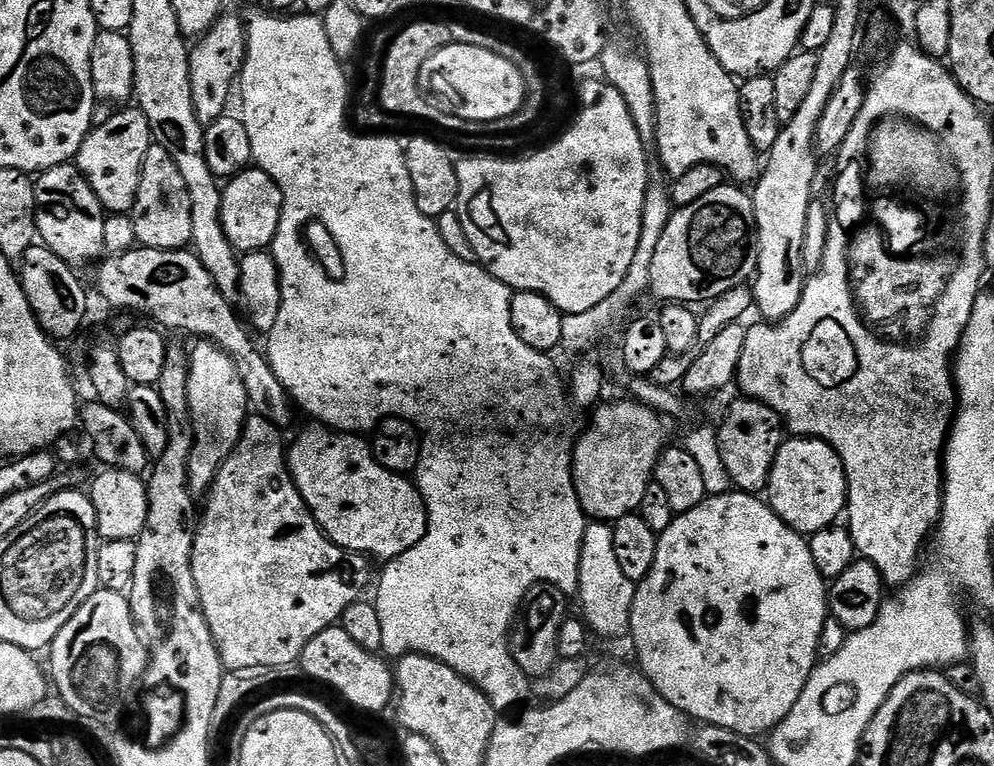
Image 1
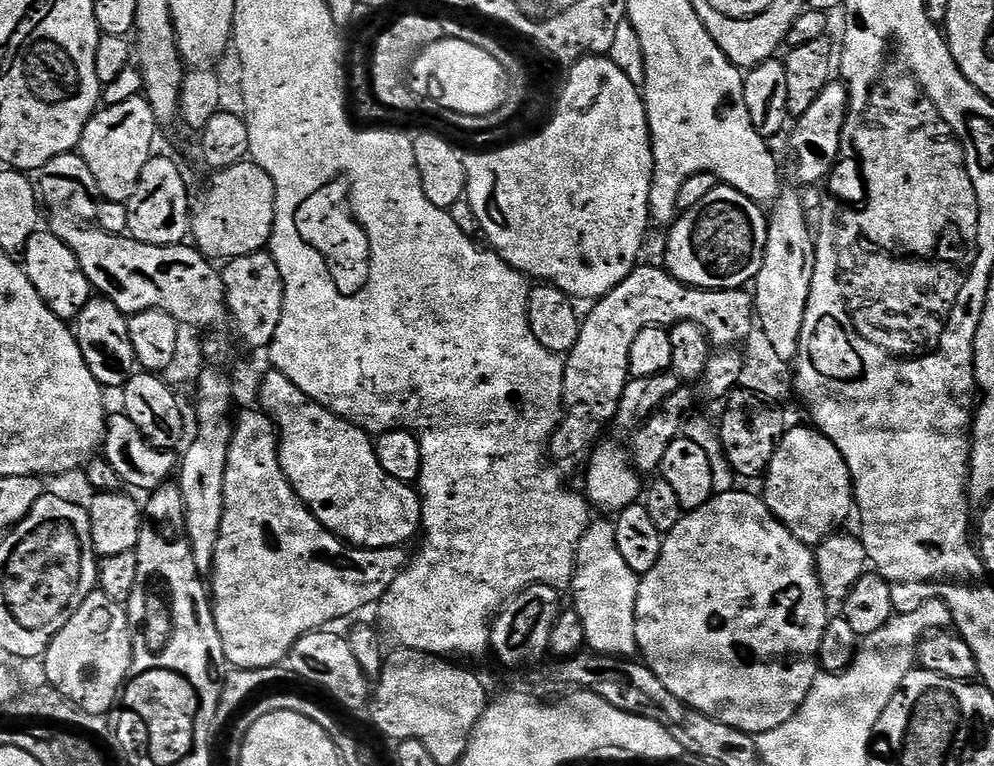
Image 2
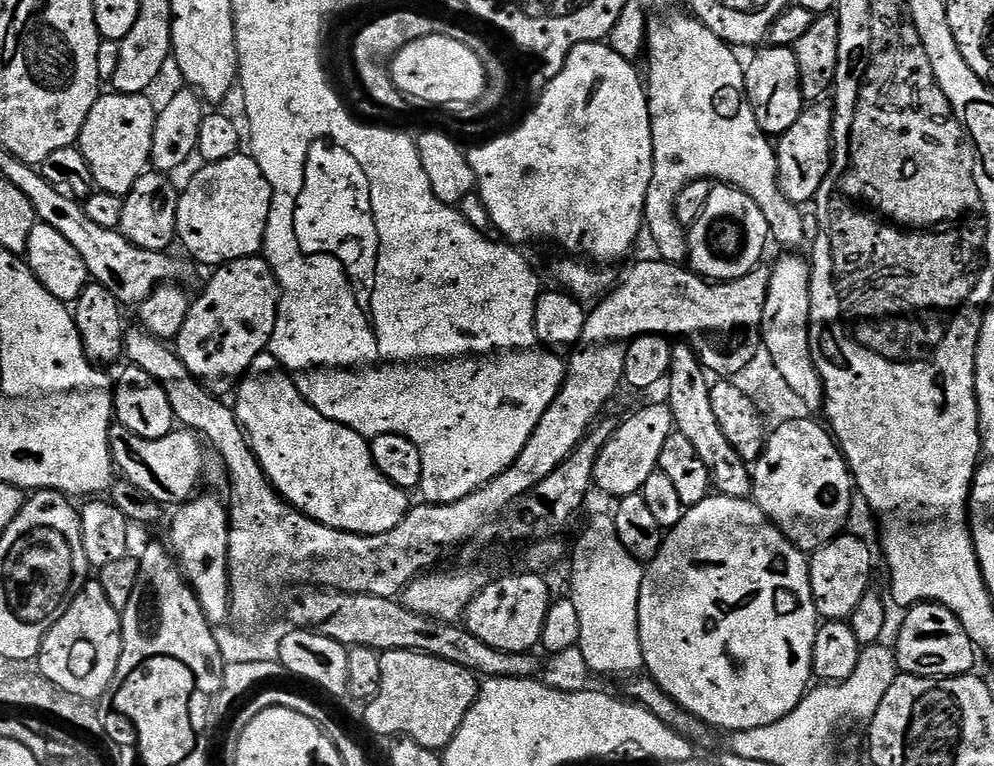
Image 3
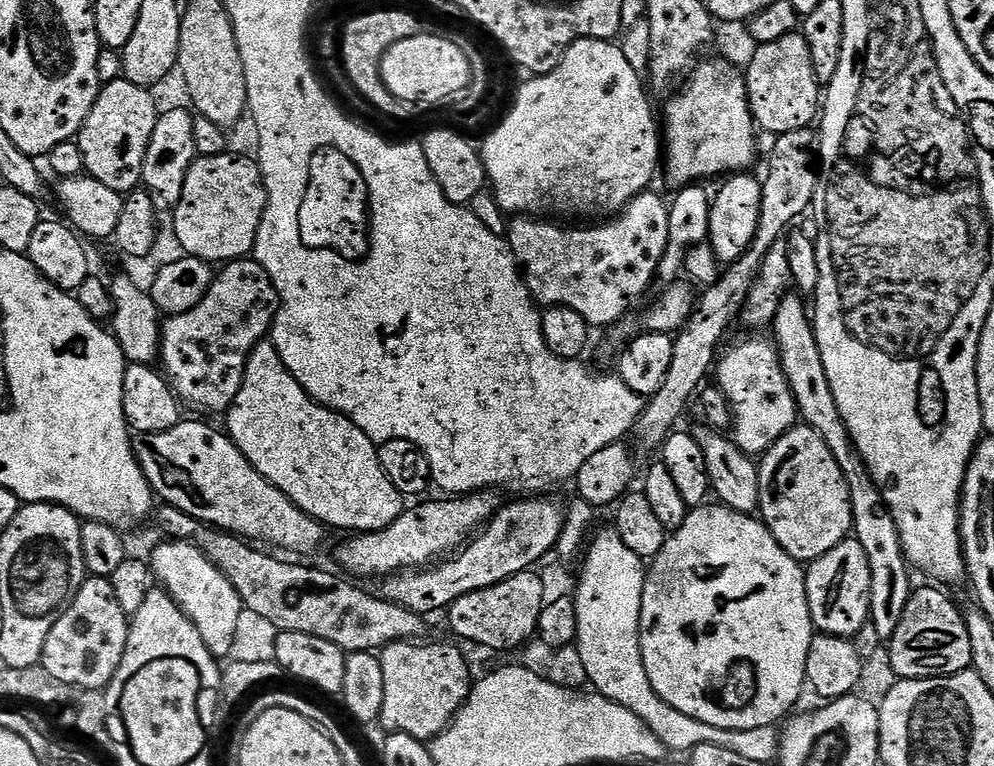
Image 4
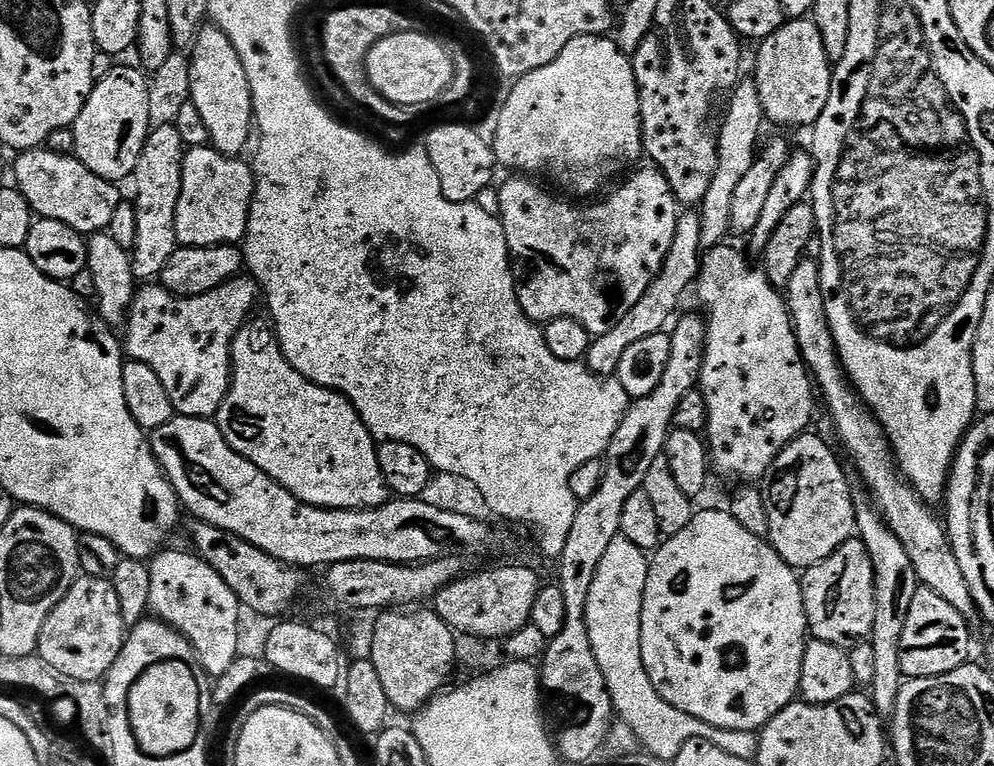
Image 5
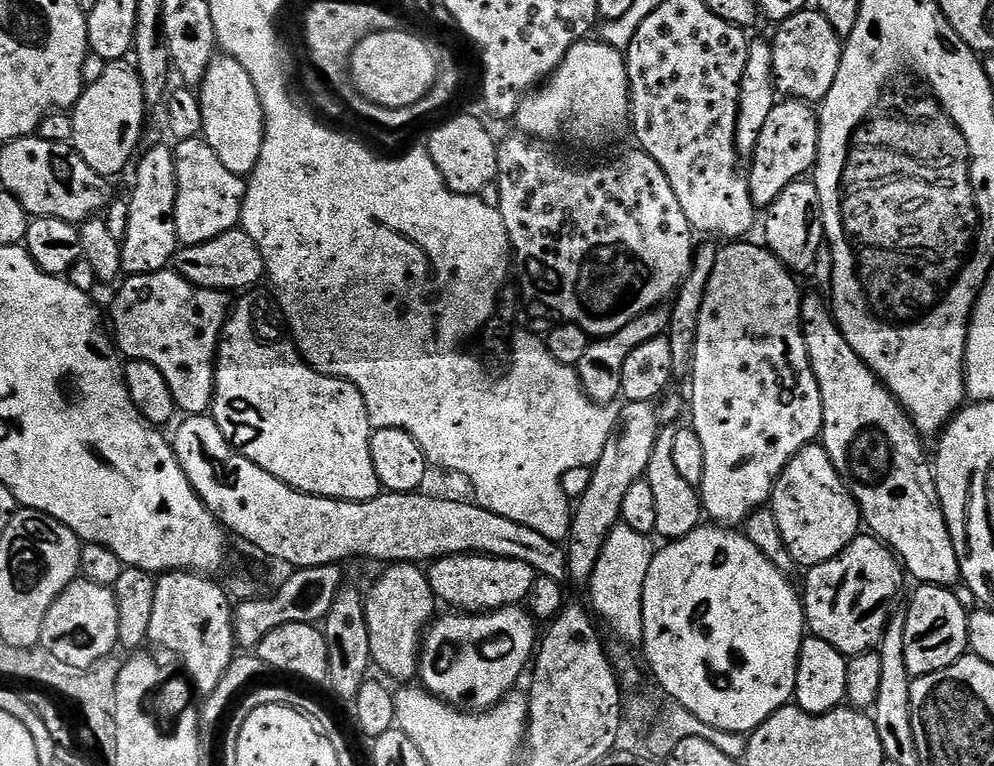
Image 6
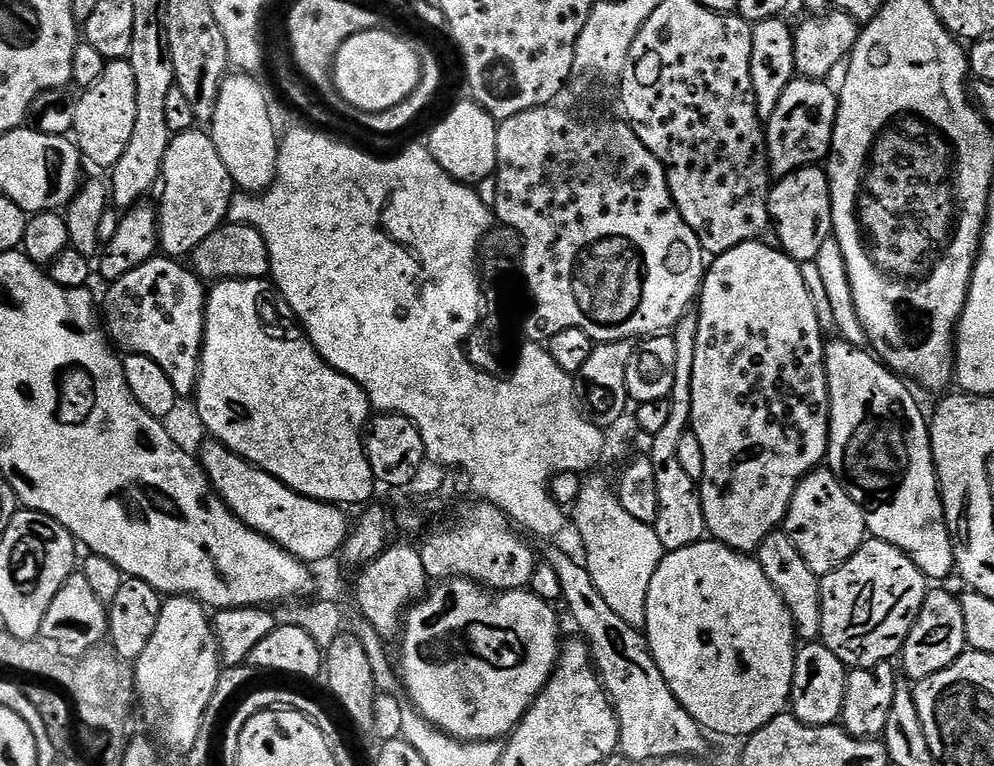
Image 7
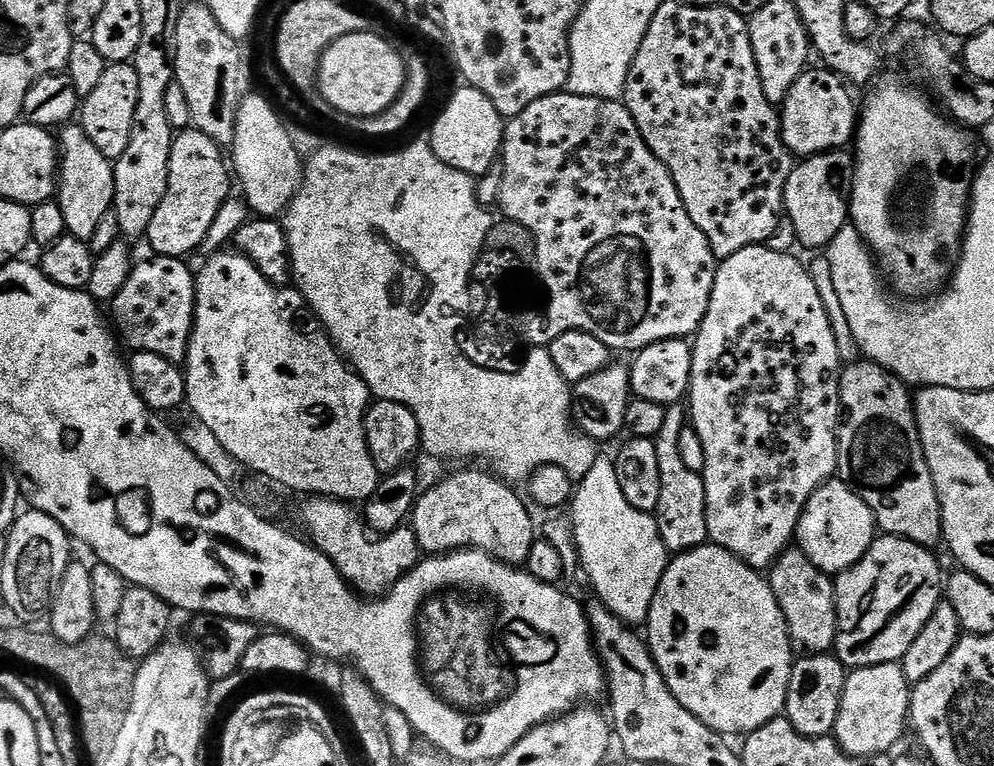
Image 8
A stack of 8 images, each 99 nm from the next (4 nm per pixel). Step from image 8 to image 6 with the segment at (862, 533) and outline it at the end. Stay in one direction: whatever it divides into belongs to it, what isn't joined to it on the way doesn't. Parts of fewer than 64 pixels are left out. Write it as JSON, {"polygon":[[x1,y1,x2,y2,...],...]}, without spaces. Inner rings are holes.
{"polygon":[[819,443,805,446,782,470,770,507,774,518,778,518,778,530,782,530,782,542,790,550,793,565,801,564,804,570,834,558,862,532,860,508]]}

